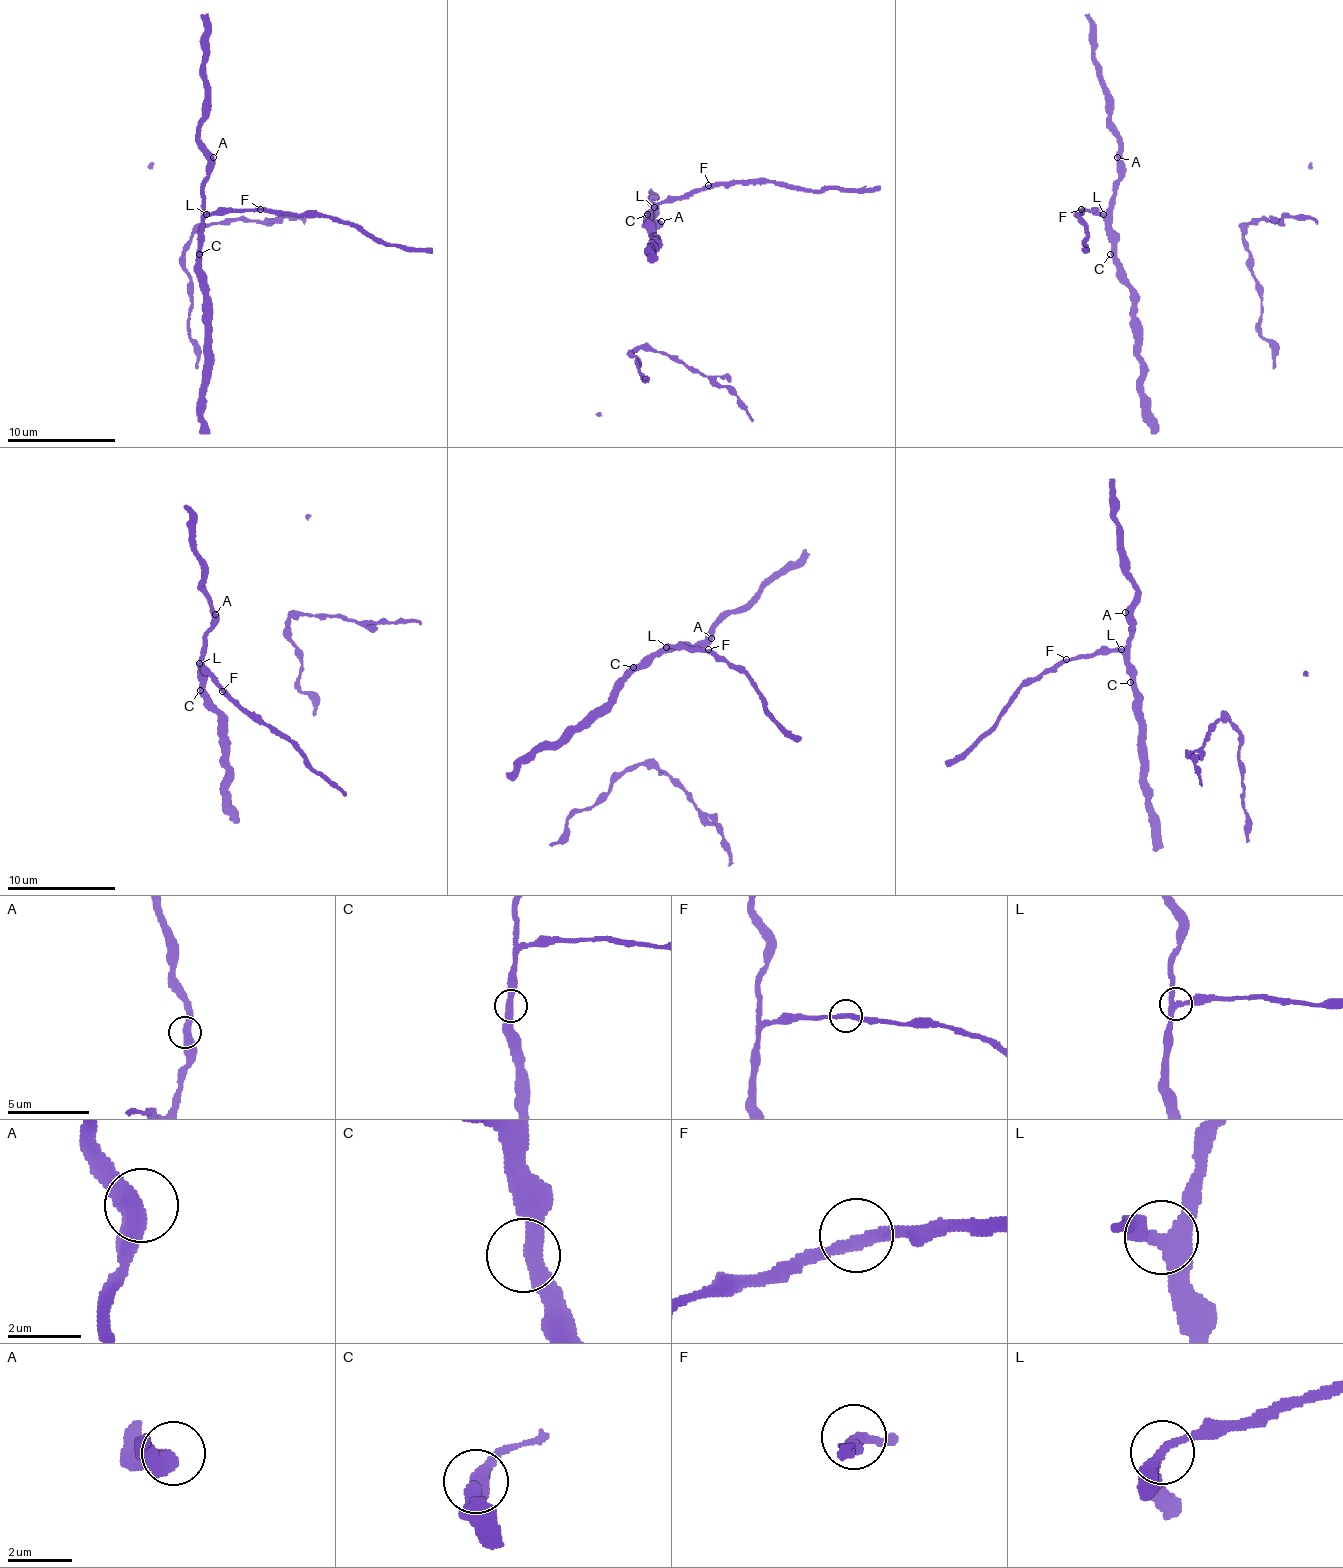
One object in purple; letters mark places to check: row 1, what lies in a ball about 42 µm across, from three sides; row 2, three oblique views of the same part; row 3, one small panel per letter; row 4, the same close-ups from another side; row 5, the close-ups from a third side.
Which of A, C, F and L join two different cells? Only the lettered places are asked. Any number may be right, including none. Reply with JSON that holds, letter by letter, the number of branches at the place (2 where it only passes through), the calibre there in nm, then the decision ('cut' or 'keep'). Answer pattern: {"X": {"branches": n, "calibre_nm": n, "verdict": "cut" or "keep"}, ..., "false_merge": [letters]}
{"A": {"branches": 2, "calibre_nm": 440, "verdict": "keep"}, "C": {"branches": 2, "calibre_nm": 400, "verdict": "keep"}, "F": {"branches": 2, "calibre_nm": 280, "verdict": "keep"}, "L": {"branches": 3, "calibre_nm": 320, "verdict": "keep"}, "false_merge": []}

